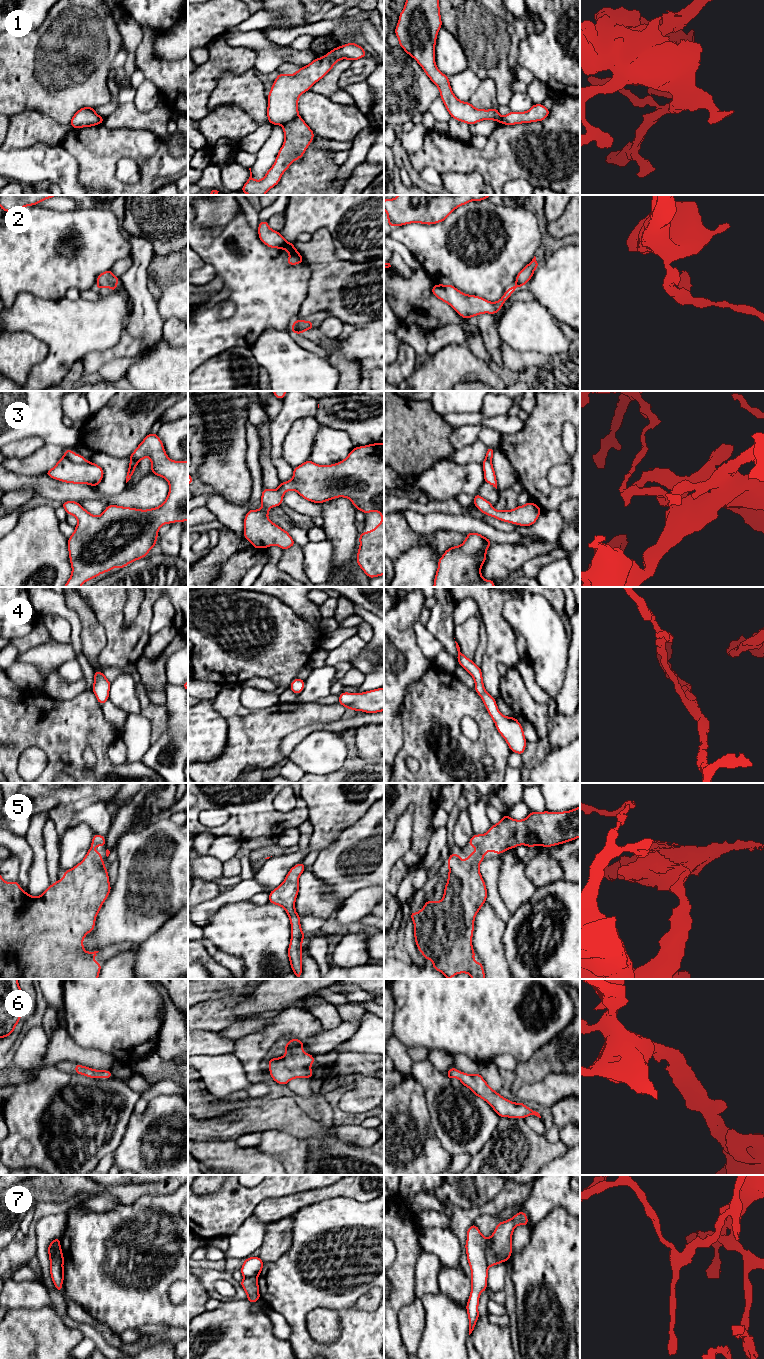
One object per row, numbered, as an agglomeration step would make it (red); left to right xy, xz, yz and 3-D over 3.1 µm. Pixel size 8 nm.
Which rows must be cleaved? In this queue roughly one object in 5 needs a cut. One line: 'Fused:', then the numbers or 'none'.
Fused: 1, 2, 3, 7

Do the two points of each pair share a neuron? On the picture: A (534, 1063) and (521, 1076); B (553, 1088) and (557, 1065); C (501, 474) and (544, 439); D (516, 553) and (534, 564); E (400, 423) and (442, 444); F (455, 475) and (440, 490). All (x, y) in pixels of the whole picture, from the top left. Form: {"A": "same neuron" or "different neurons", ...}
{"A": "same neuron", "B": "different neurons", "C": "different neurons", "D": "different neurons", "E": "same neuron", "F": "same neuron"}

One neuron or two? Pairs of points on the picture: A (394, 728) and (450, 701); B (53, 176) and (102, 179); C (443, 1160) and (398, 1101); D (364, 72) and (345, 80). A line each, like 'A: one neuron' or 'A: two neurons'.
A: two neurons
B: two neurons
C: one neuron
D: one neuron

